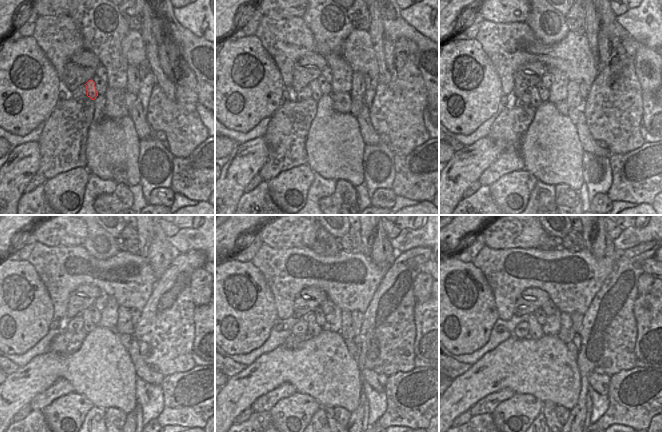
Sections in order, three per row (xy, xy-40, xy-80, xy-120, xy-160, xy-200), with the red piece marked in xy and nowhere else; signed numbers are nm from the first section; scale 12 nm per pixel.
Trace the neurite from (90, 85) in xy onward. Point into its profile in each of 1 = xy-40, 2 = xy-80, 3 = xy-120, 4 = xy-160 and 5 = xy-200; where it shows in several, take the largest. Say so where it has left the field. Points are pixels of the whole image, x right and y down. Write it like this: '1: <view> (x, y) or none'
1: xy-40 (316, 93)
2: xy-80 (536, 101)
3: xy-120 (88, 325)
4: xy-160 (313, 328)
5: xy-200 (536, 332)

